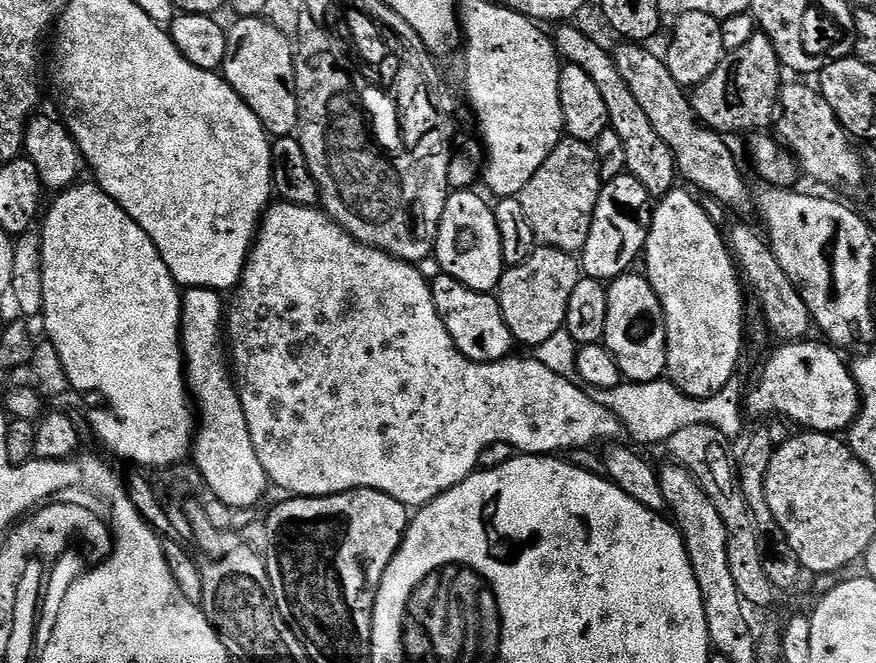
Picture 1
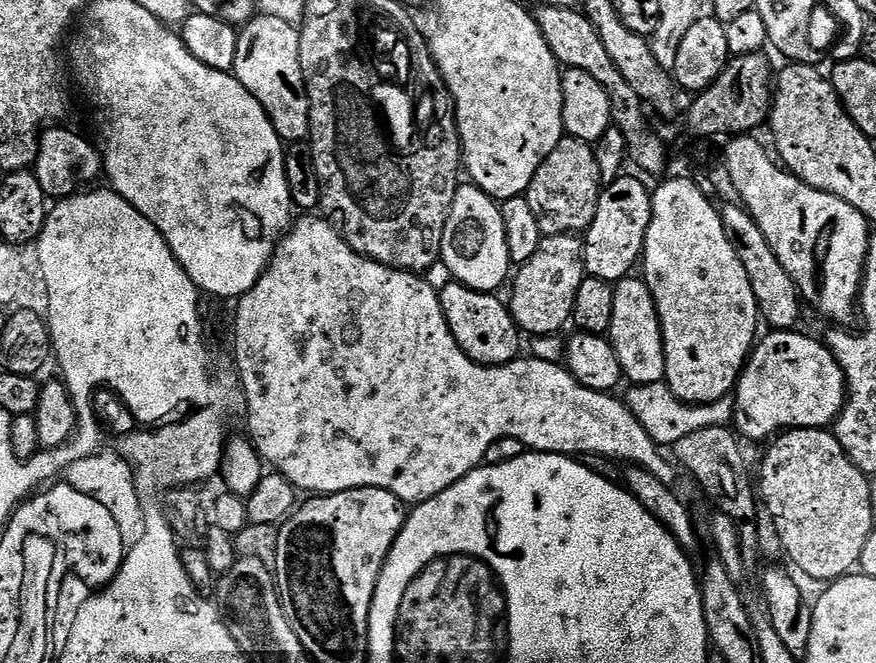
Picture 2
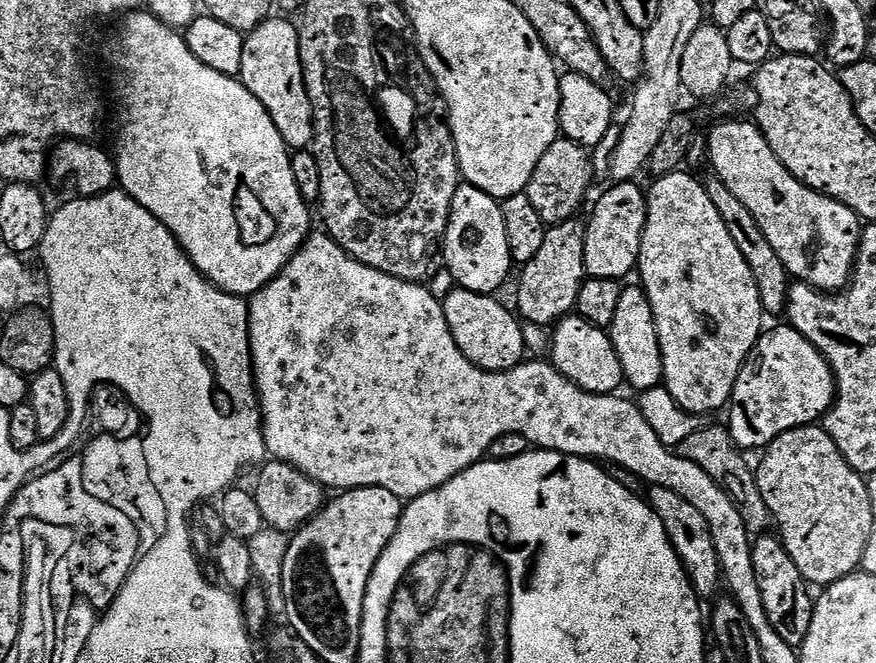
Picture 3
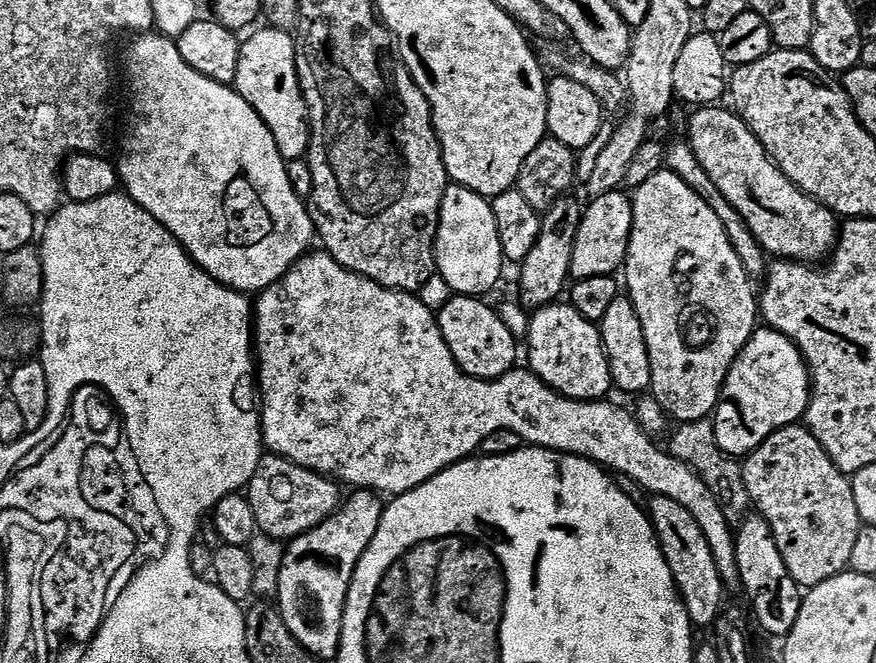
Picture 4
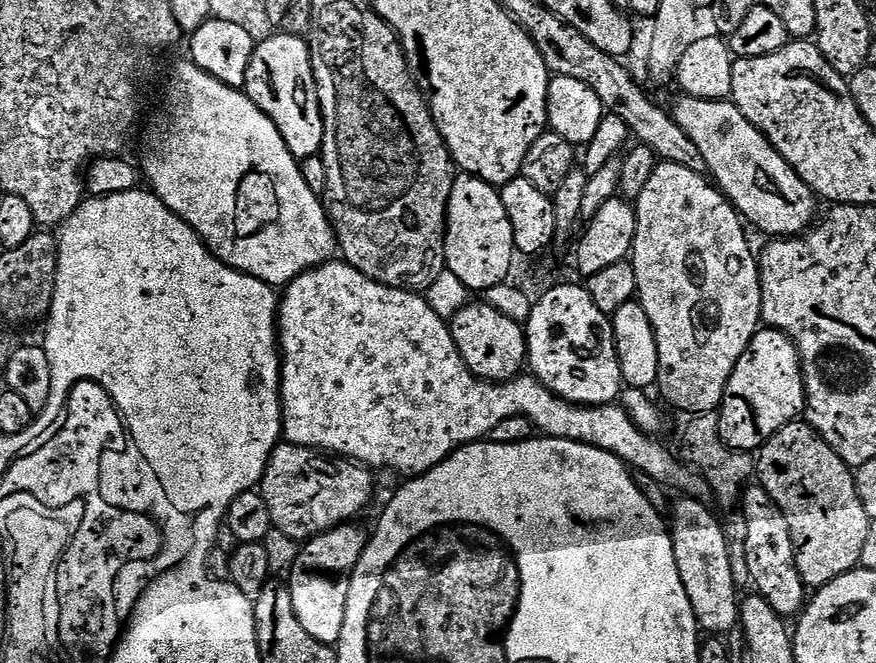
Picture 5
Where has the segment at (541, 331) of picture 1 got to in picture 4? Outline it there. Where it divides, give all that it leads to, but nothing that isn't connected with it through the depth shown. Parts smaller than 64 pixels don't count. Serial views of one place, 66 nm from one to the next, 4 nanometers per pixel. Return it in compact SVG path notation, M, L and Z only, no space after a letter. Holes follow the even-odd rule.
M562 202L554 207L548 220L554 225L541 233L530 254L522 262L522 299L525 303L531 302L534 308L543 307L559 301L562 292L570 281L573 264L574 246L577 242L578 230L581 226L583 207L574 202Z

